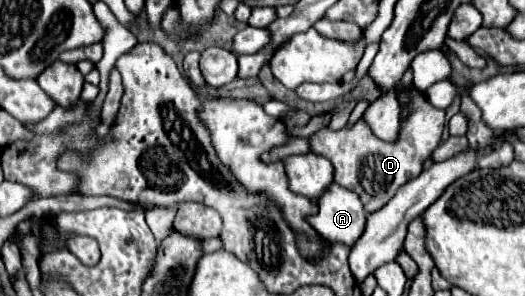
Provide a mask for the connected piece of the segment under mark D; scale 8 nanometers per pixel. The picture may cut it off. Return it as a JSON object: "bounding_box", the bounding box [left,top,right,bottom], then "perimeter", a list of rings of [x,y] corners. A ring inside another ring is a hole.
{"bounding_box":[309,90,445,212],"perimeter":[[[405,90],[403,94],[397,94],[397,100],[403,102],[403,106],[409,106],[409,114],[401,120],[395,142],[377,138],[371,126],[363,120],[357,120],[353,126],[345,126],[341,130],[331,130],[329,126],[325,126],[309,138],[311,152],[325,156],[333,164],[335,182],[343,188],[353,190],[361,198],[367,212],[385,206],[399,186],[403,186],[423,170],[423,162],[439,146],[445,126],[445,112],[431,106],[419,90]]]}

